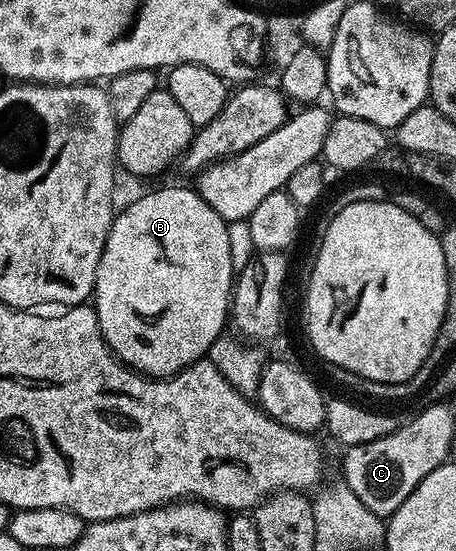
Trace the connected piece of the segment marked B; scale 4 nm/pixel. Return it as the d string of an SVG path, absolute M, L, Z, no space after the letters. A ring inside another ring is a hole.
M160 187L157 191L148 191L140 195L129 207L124 207L115 212L110 233L106 237L106 245L102 253L102 261L98 261L96 274L96 289L94 292L94 306L98 325L102 329L102 337L108 343L113 353L123 362L127 363L134 371L149 377L167 377L177 375L190 364L205 358L217 338L225 334L224 329L230 319L230 304L232 301L232 285L234 274L230 265L230 242L228 234L229 222L218 213L209 210L196 189L190 187Z

